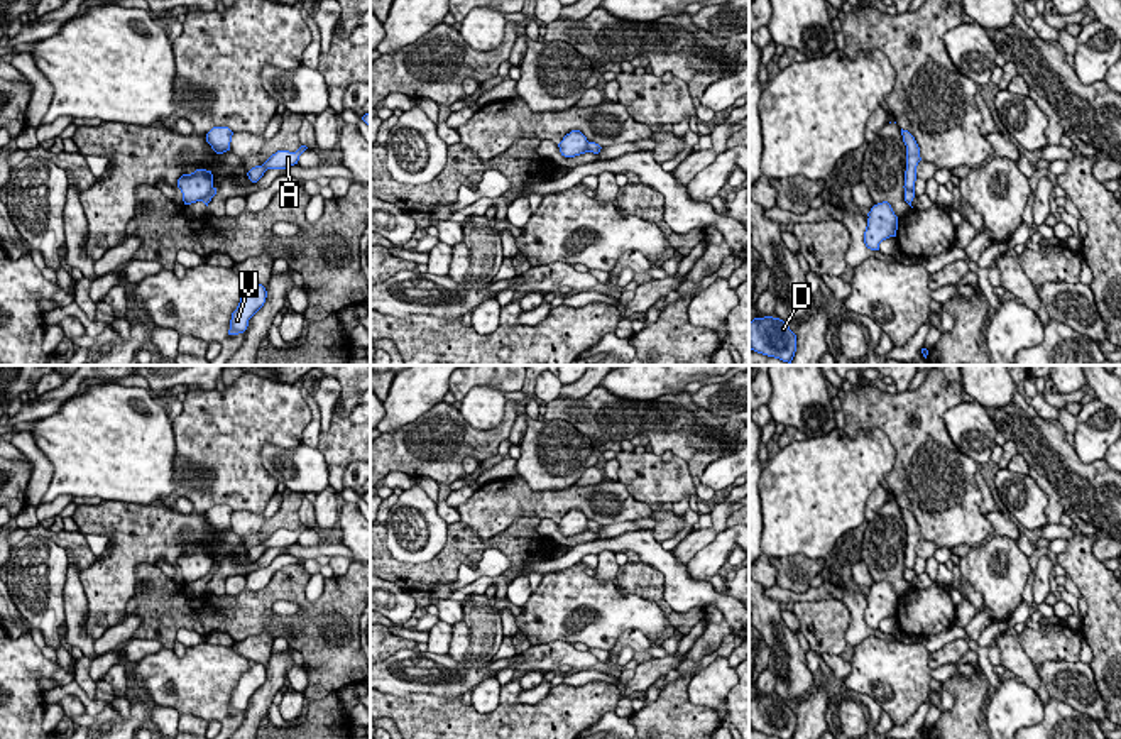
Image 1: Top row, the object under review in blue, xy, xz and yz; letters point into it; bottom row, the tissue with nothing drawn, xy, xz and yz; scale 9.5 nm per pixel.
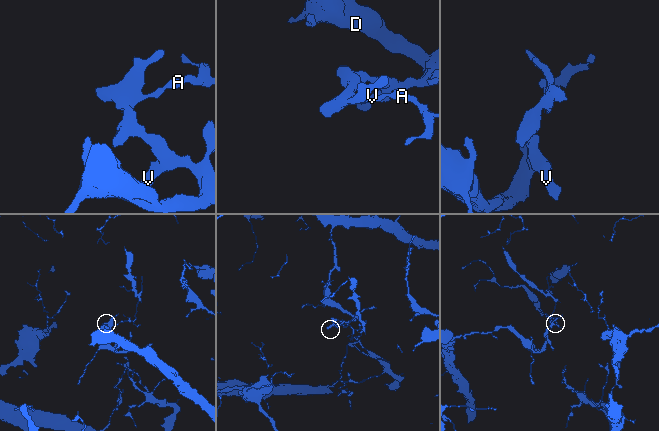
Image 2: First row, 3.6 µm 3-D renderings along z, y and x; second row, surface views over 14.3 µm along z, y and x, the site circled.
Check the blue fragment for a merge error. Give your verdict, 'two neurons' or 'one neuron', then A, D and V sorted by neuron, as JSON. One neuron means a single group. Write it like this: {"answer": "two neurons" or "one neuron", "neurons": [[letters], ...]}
{"answer": "two neurons", "neurons": [["A"], ["D", "V"]]}

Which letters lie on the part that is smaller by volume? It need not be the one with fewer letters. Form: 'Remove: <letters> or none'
Remove: A

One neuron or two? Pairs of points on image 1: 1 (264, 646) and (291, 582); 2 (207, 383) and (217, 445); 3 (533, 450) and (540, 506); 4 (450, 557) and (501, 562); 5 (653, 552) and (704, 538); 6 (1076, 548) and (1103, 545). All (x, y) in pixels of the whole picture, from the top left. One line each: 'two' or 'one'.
1: two
2: two
3: two
4: two
5: two
6: two

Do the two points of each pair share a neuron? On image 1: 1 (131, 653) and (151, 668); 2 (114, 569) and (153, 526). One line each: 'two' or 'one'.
1: two
2: one

